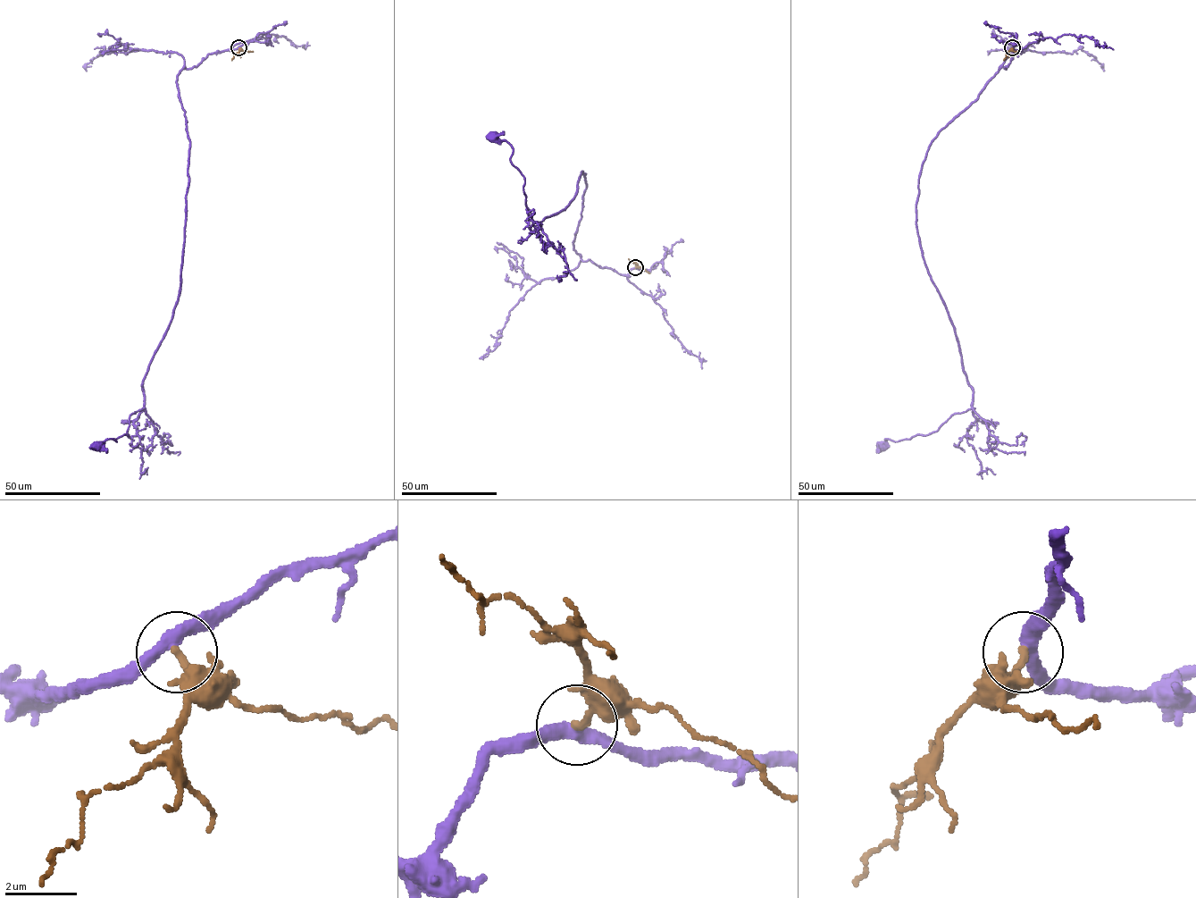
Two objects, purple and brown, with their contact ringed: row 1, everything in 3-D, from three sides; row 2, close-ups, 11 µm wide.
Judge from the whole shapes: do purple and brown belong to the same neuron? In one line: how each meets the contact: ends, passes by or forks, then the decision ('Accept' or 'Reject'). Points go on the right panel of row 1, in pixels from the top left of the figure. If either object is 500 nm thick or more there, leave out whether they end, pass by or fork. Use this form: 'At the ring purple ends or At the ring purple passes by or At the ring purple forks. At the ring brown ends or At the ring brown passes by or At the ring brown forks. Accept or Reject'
At the ring purple passes by. At the ring brown ends. Accept

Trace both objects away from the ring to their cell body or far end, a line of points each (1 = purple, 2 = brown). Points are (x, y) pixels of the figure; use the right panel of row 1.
1: (1012, 47), (1006, 69), (932, 142), (919, 179), (919, 243), (973, 406), (928, 434), (881, 444)
2: (1012, 47), (1003, 60)

